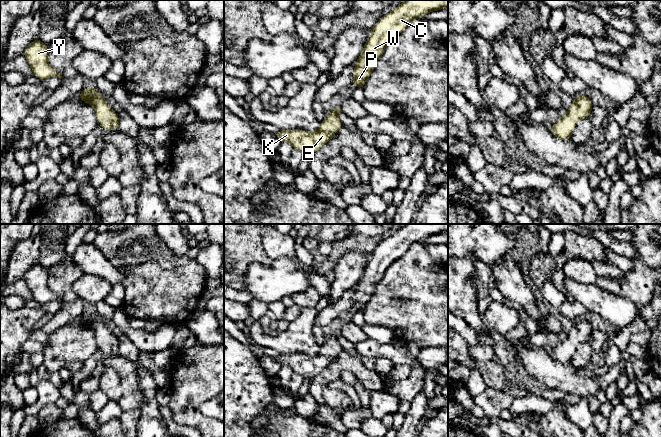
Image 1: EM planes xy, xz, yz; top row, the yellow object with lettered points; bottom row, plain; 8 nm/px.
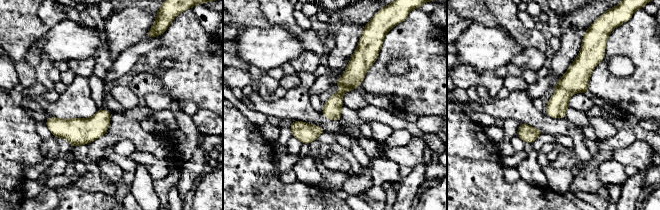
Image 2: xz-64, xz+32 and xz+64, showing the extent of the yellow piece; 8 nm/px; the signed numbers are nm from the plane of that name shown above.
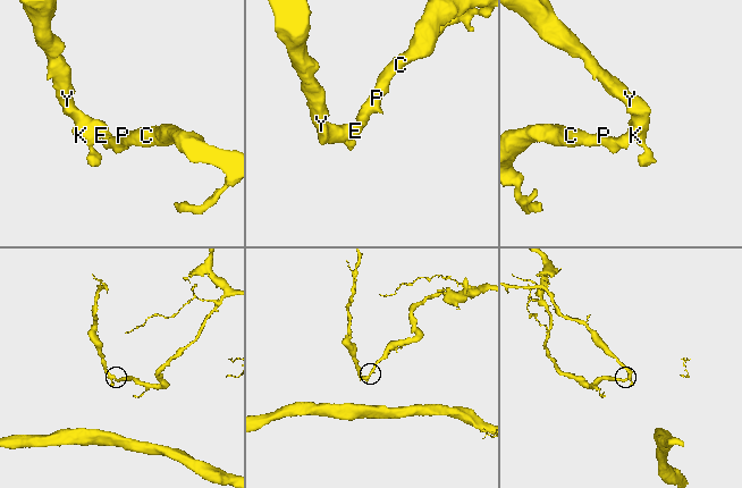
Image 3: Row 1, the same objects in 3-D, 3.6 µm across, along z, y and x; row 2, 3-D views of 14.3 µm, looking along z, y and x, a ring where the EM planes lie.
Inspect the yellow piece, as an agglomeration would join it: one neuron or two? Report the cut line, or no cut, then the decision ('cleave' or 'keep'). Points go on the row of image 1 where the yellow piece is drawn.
cut none; keep

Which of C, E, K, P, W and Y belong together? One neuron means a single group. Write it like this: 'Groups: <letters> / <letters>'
Groups: C E K P W Y

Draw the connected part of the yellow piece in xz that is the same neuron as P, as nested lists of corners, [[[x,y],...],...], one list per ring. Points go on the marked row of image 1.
[[[405,0],[384,15],[373,26],[360,57],[354,63],[355,69],[350,85],[354,84],[356,88],[364,87],[385,47],[395,36],[403,32],[413,19],[422,18],[426,13],[447,7],[448,0]]]

